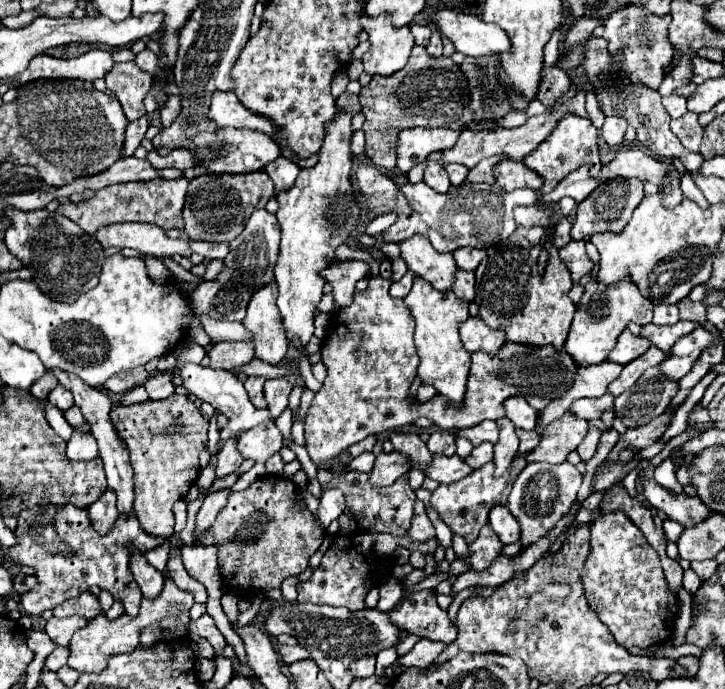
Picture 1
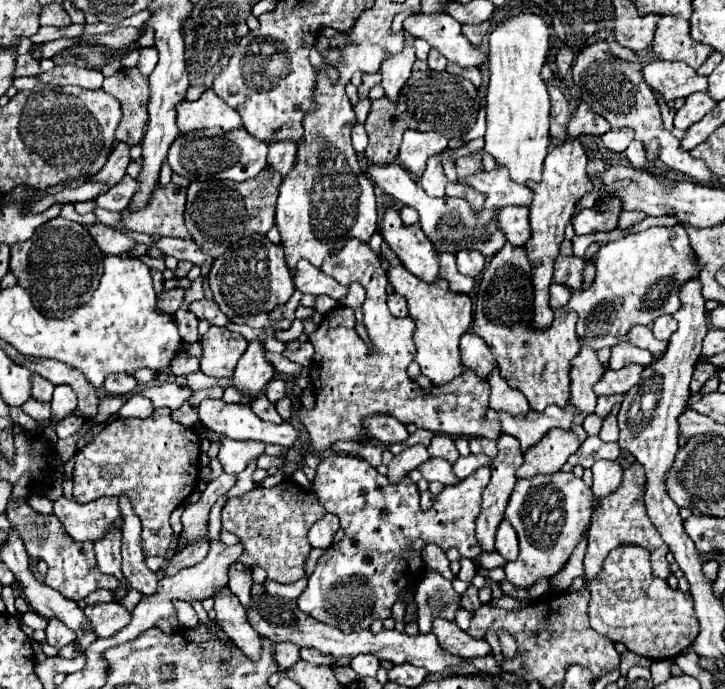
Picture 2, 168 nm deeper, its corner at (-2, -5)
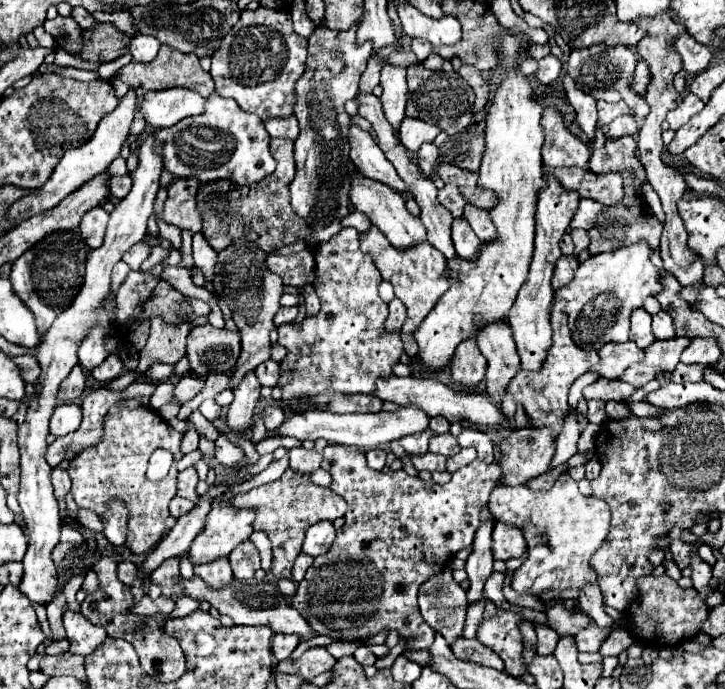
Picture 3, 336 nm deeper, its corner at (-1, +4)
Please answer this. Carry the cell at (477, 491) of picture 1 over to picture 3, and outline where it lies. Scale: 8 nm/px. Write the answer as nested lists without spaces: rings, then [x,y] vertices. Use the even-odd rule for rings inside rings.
[[[326,445],[322,453],[322,469],[332,475],[330,489],[338,493],[346,503],[344,527],[338,529],[336,541],[322,557],[316,557],[302,583],[298,583],[292,605],[308,619],[314,631],[330,635],[332,639],[356,639],[372,637],[382,629],[398,629],[400,637],[408,639],[408,649],[428,649],[434,641],[434,629],[430,629],[418,609],[418,587],[446,567],[456,551],[470,547],[478,525],[490,519],[486,501],[494,483],[500,479],[502,469],[498,463],[484,463],[474,459],[470,465],[452,473],[446,485],[422,483],[417,476],[400,471],[374,471],[366,465],[364,451],[350,449],[346,445]]]

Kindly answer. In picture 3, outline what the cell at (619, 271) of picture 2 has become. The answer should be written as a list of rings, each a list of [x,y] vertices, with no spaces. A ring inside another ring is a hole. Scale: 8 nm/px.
[[[636,241],[606,253],[590,255],[574,273],[574,279],[556,291],[558,299],[566,301],[564,311],[568,313],[568,325],[576,345],[586,351],[598,351],[604,343],[626,341],[630,313],[646,301],[646,297],[656,297],[662,291],[660,273],[650,261],[650,245],[646,241]]]

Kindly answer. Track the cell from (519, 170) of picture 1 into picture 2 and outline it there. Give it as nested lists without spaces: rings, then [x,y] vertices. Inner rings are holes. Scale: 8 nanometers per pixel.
[[[491,170],[477,172],[471,178],[461,180],[463,186],[469,186],[481,194],[485,194],[483,208],[503,208],[503,206],[529,206],[531,190],[527,186],[519,186],[507,178],[507,170]]]

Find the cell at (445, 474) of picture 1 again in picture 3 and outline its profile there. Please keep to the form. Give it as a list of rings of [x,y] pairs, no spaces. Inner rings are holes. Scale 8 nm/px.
[[[424,453],[424,455],[414,455],[412,465],[416,471],[446,471],[446,457],[434,455],[434,453]]]

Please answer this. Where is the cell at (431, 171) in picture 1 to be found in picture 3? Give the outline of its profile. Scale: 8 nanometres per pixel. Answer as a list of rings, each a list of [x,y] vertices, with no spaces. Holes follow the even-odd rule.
[[[426,143],[418,151],[418,167],[426,177],[434,175],[434,169],[438,165],[438,147],[434,143]]]

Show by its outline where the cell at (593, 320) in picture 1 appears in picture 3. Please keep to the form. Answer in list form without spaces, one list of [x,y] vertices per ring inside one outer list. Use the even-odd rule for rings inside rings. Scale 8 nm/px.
[[[574,413],[566,415],[564,427],[556,439],[556,455],[552,459],[552,467],[568,461],[576,451],[578,451],[578,439],[580,439],[580,421],[576,419]]]

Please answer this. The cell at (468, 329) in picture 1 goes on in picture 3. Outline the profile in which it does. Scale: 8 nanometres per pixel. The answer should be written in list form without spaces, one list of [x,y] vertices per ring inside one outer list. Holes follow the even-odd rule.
[[[476,337],[462,341],[452,357],[452,381],[464,385],[476,385],[484,379],[486,373],[486,359],[482,357]]]

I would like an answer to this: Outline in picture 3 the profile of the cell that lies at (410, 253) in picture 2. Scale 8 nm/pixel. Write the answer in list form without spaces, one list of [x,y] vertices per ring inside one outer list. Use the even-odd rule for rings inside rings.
[[[356,175],[352,179],[352,191],[350,191],[350,201],[352,201],[352,207],[358,209],[360,213],[368,215],[368,219],[372,221],[372,225],[376,225],[386,237],[388,241],[396,247],[396,249],[408,249],[408,247],[414,247],[422,241],[426,241],[426,227],[422,225],[420,217],[414,217],[406,205],[404,205],[404,197],[382,185],[382,183],[376,183],[376,181],[370,181],[366,179],[364,175]]]

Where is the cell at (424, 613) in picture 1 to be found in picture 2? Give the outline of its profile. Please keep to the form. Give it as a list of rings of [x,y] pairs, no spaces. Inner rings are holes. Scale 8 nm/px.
[[[435,620],[433,634],[439,638],[439,644],[449,654],[461,656],[461,658],[477,658],[477,656],[489,656],[491,646],[483,642],[481,638],[473,638],[467,632],[463,632],[455,622],[447,620]]]

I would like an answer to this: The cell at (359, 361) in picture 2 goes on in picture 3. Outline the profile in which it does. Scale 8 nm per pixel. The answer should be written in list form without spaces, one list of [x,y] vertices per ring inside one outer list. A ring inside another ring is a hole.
[[[346,227],[336,233],[330,241],[322,243],[314,251],[316,257],[316,281],[314,289],[320,297],[320,313],[314,317],[306,317],[302,323],[284,323],[278,327],[278,343],[288,349],[286,359],[280,363],[282,377],[278,385],[282,385],[282,401],[286,405],[298,403],[302,411],[328,411],[326,405],[314,405],[314,397],[322,391],[338,391],[346,395],[372,395],[378,379],[388,379],[392,367],[400,361],[402,339],[398,333],[388,333],[384,323],[388,317],[388,305],[378,295],[378,285],[382,281],[372,257],[362,253],[360,249],[360,231],[354,227]]]

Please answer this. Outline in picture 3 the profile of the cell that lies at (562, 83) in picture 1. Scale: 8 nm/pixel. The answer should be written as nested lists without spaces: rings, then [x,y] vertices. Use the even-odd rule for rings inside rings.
[[[546,107],[542,115],[542,127],[546,129],[546,139],[542,147],[542,159],[548,167],[586,167],[590,159],[590,149],[580,141],[564,123],[562,113],[556,107]]]

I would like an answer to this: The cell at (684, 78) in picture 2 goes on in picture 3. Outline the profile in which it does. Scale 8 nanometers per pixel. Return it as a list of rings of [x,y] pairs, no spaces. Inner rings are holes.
[[[640,59],[636,65],[636,73],[634,73],[634,83],[632,89],[638,91],[640,95],[646,95],[646,89],[650,85],[650,67]]]

